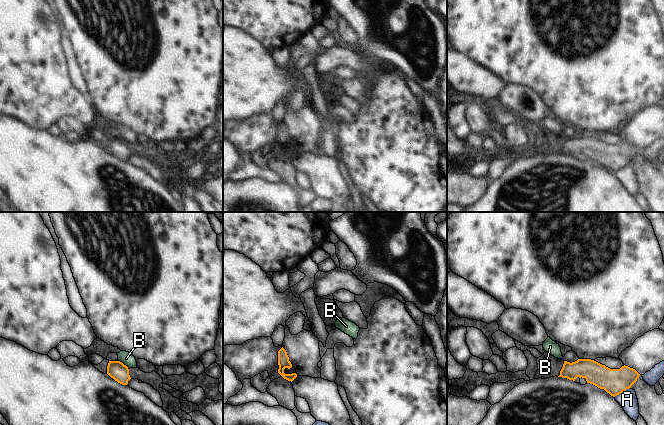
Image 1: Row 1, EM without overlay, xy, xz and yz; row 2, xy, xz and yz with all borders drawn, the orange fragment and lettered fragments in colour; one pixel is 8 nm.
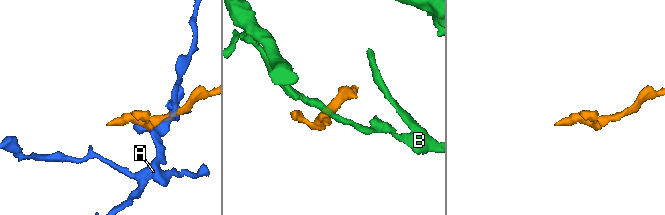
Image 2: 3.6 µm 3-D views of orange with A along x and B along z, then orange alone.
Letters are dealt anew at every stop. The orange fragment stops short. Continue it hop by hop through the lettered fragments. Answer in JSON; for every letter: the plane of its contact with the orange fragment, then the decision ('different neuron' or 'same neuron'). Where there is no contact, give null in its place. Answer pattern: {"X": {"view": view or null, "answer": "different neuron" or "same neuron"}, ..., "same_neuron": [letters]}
{"A": {"view": "yz", "answer": "different neuron"}, "B": {"view": "xy", "answer": "different neuron"}, "same_neuron": []}

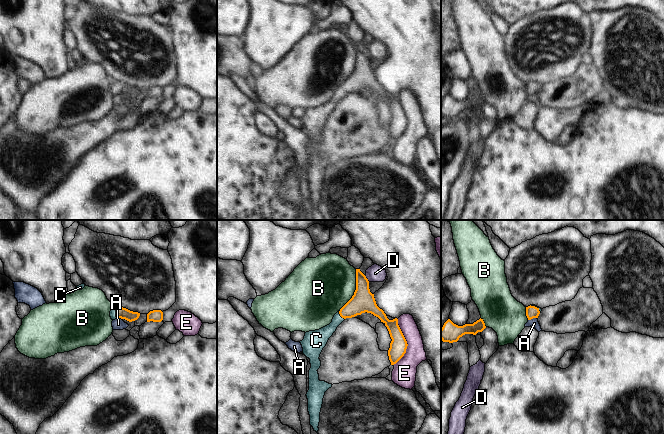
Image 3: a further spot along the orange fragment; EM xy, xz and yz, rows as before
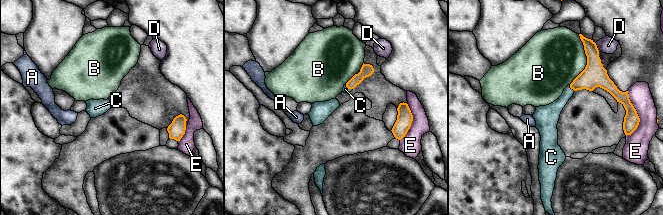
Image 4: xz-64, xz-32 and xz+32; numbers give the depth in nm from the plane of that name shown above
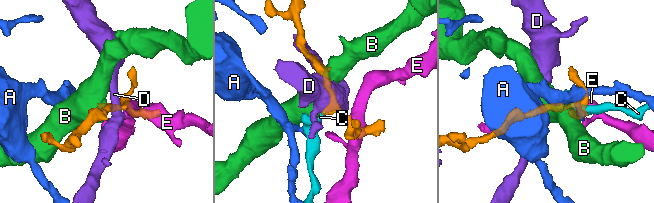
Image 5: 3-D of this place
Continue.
{"A": {"view": "yz", "answer": "different neuron"}, "B": {"view": "xz", "answer": "different neuron"}, "C": {"view": "xy", "answer": "same neuron"}, "D": {"view": "xz", "answer": "different neuron"}, "E": {"view": "xz", "answer": "different neuron"}, "same_neuron": ["C"]}

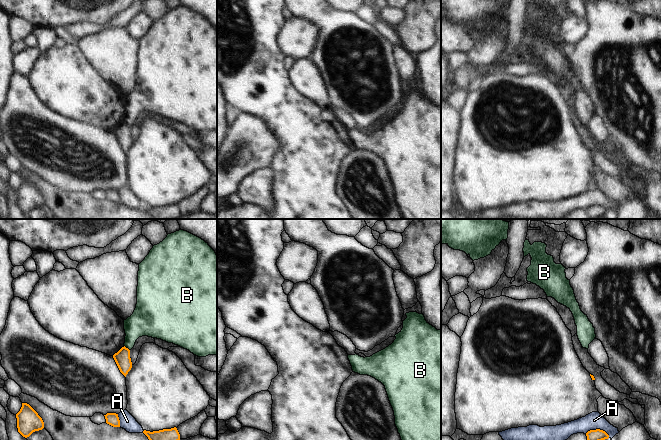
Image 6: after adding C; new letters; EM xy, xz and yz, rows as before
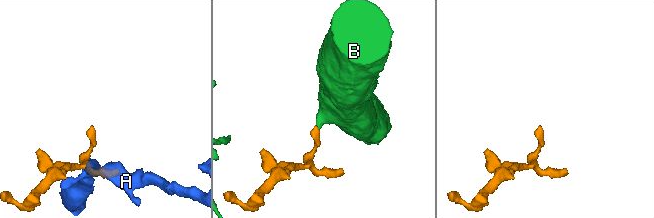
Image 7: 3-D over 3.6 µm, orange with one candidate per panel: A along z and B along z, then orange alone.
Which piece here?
{"A": {"view": "xy", "answer": "different neuron"}, "B": {"view": "xy", "answer": "different neuron"}, "same_neuron": []}

